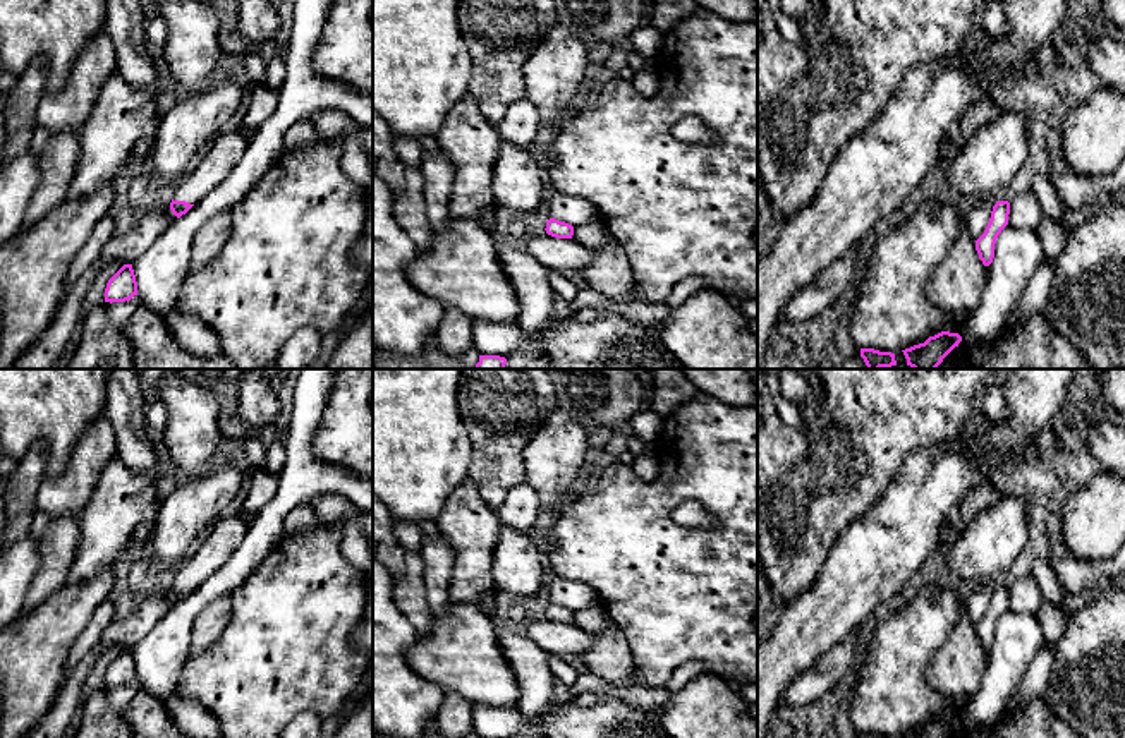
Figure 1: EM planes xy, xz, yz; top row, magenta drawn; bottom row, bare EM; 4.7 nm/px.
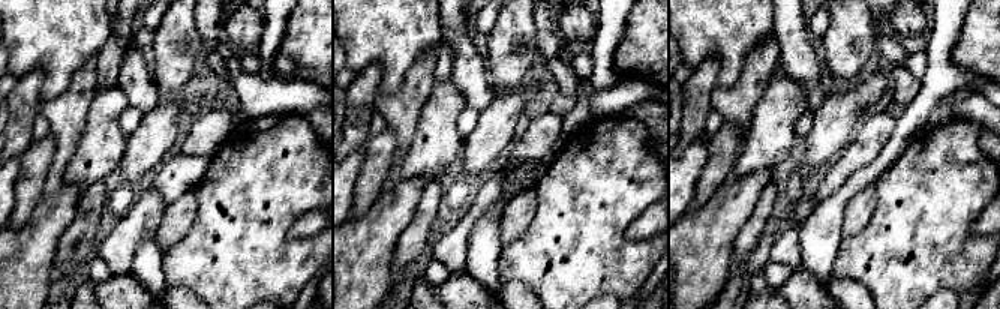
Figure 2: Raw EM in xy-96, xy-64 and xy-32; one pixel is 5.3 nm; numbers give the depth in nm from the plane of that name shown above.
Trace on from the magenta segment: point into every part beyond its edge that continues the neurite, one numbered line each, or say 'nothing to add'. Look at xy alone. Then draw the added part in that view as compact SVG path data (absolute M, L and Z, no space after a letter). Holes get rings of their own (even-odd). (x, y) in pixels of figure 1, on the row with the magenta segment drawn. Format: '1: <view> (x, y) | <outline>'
1: xy (227, 148) | M237 125L223 129L210 144L194 172L173 187L172 199L198 204L215 191L237 166L247 149L247 137Z

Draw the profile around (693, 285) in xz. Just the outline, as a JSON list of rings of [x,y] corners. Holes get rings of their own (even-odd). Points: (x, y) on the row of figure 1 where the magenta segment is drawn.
[[[689,278],[682,283],[678,283],[668,295],[666,299],[666,305],[670,309],[677,309],[684,300],[687,300],[689,297],[702,292],[702,290],[709,290],[711,287],[701,280],[701,278]]]

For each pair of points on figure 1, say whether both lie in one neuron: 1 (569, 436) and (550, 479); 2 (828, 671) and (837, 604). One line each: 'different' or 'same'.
1: same
2: different

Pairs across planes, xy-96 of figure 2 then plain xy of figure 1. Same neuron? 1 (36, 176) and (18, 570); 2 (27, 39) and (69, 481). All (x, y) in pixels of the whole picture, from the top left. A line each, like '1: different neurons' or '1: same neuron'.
1: different neurons
2: different neurons

